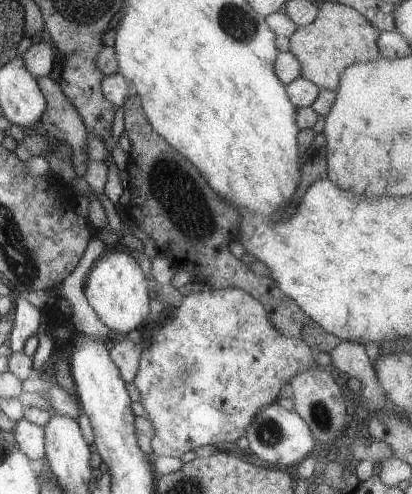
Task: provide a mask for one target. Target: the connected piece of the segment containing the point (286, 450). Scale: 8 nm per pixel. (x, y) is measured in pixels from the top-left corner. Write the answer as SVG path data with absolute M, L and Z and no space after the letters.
M277 402L268 404L256 412L247 425L244 437L248 442L248 452L255 454L267 464L273 464L275 468L288 471L300 460L311 456L313 446L315 446L314 436L307 423L295 411L288 411Z

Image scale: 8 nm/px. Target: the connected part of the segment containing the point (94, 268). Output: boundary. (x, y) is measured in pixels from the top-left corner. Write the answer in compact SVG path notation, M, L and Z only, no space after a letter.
M121 250L105 251L91 265L83 280L84 296L99 320L114 333L135 331L149 314L148 282L137 261Z

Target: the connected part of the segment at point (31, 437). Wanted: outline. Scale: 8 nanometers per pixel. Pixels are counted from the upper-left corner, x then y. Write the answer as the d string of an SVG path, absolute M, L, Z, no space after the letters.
M19 417L12 426L17 446L30 458L31 462L37 464L46 462L44 458L44 428L29 422L25 417Z

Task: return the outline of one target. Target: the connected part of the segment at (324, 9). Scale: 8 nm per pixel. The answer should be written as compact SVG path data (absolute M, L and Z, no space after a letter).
M323 1L318 6L315 18L309 24L297 27L288 38L288 51L299 61L301 77L319 89L335 91L345 67L381 58L376 43L379 33L363 15L350 6Z

